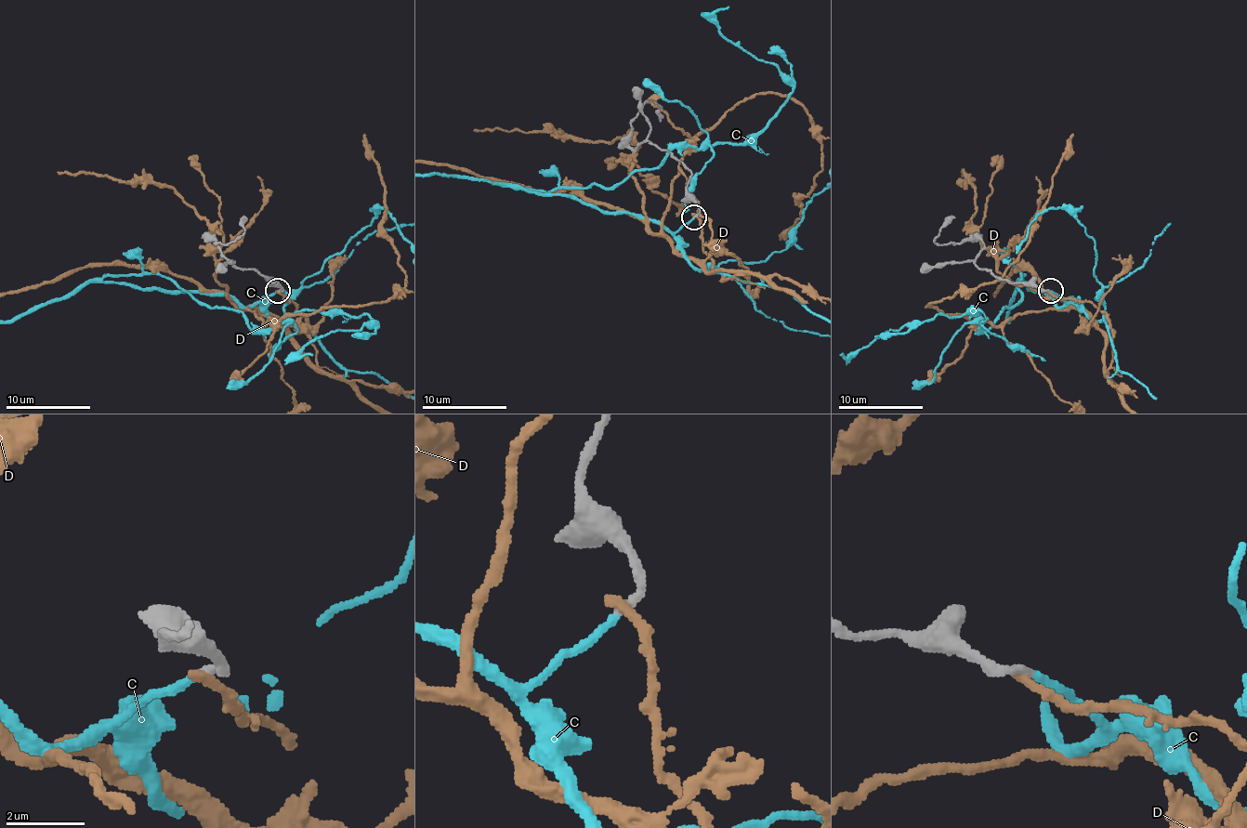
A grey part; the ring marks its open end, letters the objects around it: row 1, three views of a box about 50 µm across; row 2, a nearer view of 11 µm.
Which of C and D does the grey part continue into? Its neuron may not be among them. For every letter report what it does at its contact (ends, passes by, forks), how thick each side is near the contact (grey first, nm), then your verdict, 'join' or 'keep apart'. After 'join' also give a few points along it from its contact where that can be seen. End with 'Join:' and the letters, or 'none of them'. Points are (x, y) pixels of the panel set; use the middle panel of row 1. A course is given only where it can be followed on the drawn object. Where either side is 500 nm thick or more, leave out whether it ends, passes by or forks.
C: it ends there; 220 nm thick on the grey side, 200 nm on the other; join
D: it ends there; 260 nm thick on the grey side, 280 nm on the other; keep apart
Join: C

